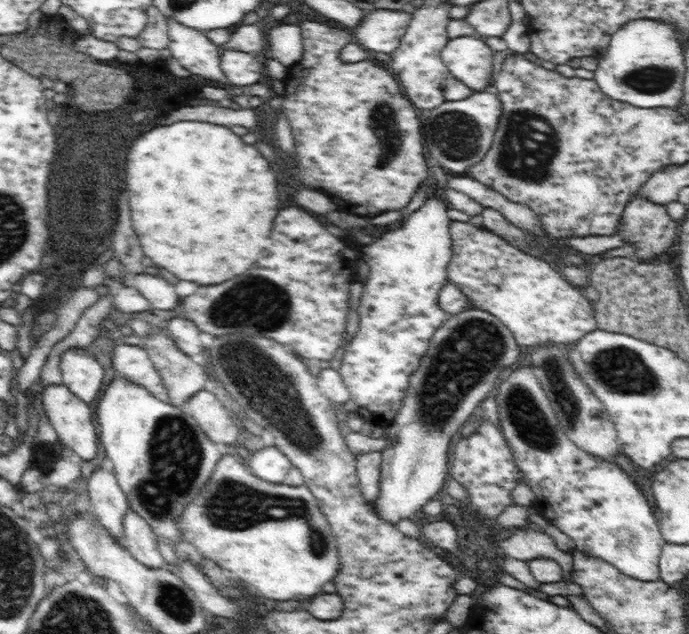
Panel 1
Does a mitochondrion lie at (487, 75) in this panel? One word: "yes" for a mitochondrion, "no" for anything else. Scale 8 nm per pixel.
no

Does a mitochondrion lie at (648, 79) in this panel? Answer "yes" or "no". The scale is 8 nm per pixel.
yes

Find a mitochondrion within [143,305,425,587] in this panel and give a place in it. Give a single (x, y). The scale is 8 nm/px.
(249, 366)

